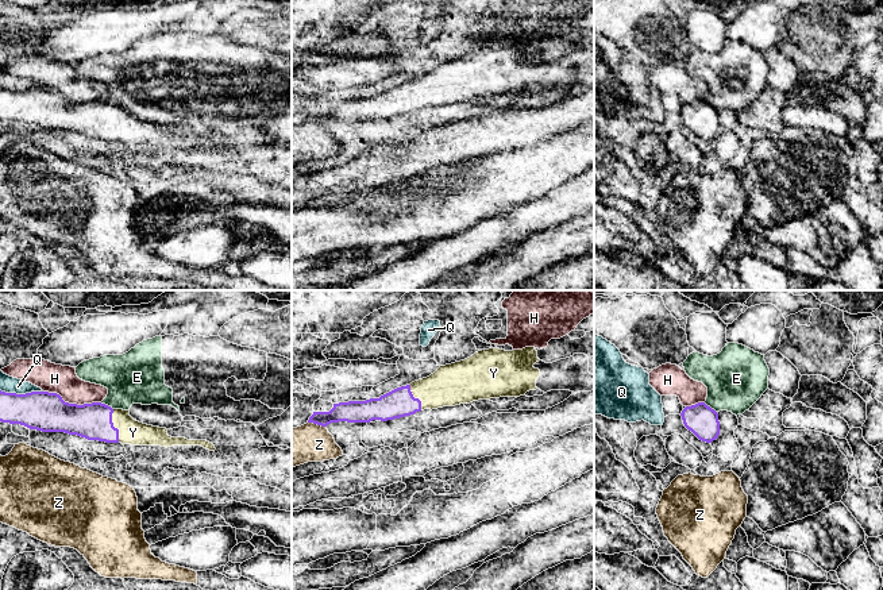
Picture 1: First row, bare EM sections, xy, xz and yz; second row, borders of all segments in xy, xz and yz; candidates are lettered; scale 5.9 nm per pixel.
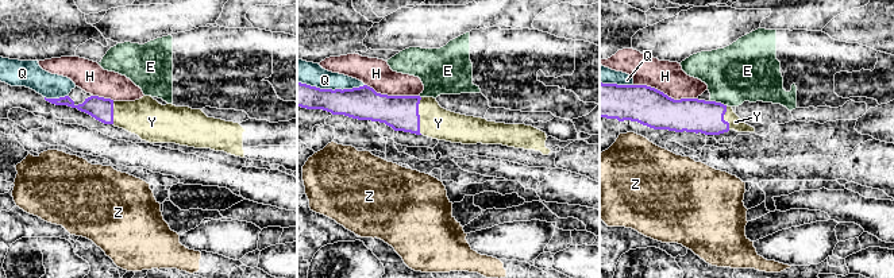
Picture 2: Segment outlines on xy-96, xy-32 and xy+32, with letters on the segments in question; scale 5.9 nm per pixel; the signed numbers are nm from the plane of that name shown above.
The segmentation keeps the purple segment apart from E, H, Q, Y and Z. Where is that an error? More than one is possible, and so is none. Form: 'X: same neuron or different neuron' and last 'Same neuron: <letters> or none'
E: different neuron
H: different neuron
Q: different neuron
Y: same neuron
Z: different neuron
Same neuron: Y

